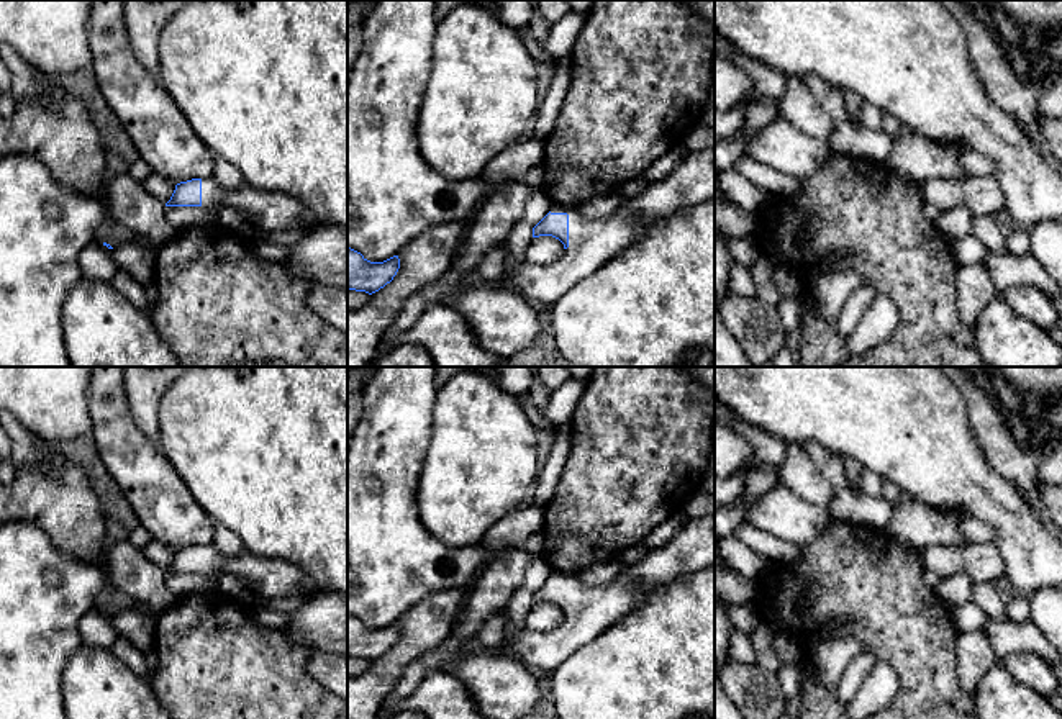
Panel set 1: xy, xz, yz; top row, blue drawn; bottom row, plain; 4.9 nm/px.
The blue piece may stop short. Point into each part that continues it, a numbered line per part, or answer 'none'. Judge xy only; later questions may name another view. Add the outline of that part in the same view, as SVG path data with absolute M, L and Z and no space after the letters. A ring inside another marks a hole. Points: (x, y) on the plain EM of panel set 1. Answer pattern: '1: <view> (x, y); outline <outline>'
1: xy (267, 577); outline M203 544L202 573L210 572L234 575L247 591L266 599L300 596L306 590L306 575L297 563L247 550L228 558L213 544Z

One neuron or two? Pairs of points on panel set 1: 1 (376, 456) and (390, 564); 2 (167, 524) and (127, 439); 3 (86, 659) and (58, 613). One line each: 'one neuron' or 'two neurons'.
1: one neuron
2: one neuron
3: two neurons

